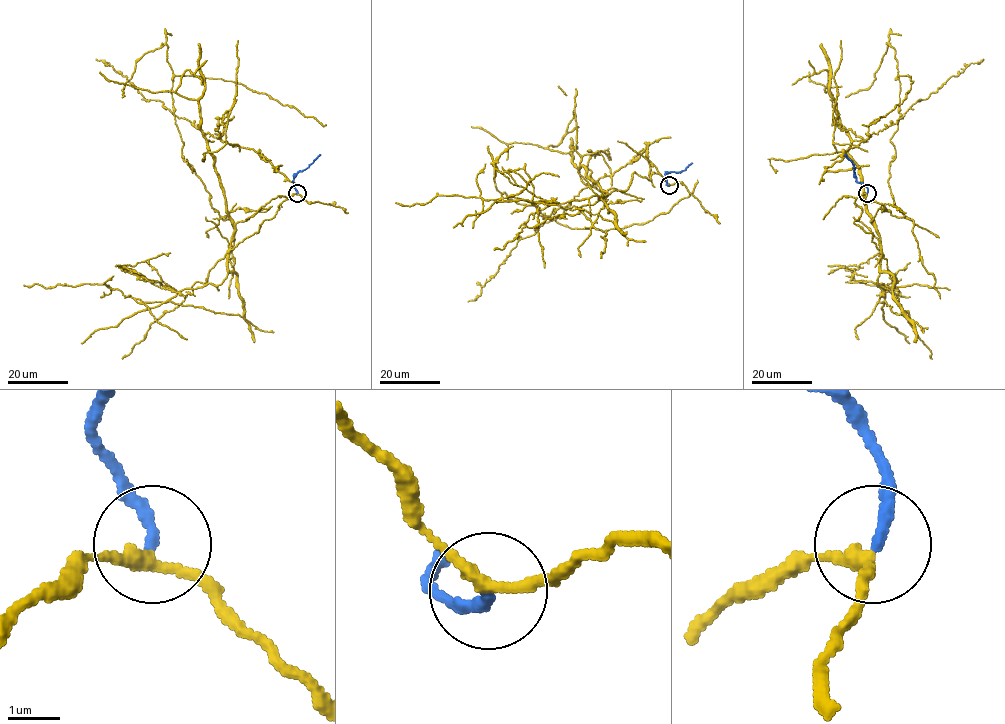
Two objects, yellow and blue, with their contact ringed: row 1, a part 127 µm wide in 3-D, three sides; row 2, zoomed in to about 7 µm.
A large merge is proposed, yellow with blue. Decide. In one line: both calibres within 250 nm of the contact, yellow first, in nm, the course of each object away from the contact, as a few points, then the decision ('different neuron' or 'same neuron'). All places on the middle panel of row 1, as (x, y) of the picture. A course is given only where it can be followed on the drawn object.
calibres 240 and 240 nm; course yellow (669, 185), (634, 172), (601, 198), (640, 201), (592, 222), (575, 206), (543, 218), (643, 224), (697, 180); course blue (669, 185), (666, 184), (666, 174), (681, 172), (692, 162); different neuron

